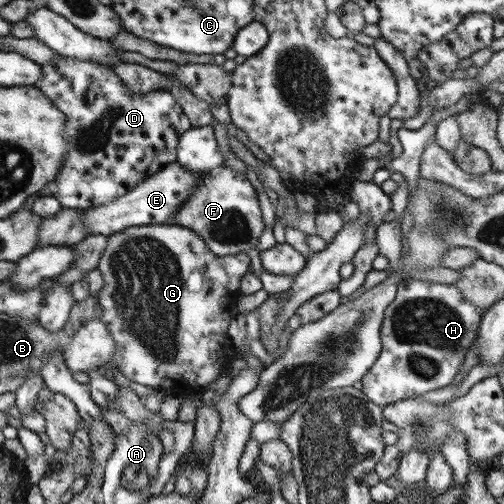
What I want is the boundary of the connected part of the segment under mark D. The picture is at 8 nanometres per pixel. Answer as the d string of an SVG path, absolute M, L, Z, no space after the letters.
M61 57L59 59L53 59L51 63L43 63L39 65L39 72L41 73L40 79L36 81L36 86L47 99L51 101L51 104L60 110L64 114L64 135L66 140L66 154L64 154L63 164L60 165L60 169L56 172L55 178L51 183L52 194L57 202L59 202L62 209L89 209L97 206L108 204L109 202L123 196L127 191L130 191L136 184L142 182L147 178L147 175L154 175L162 166L176 161L176 144L178 143L179 135L182 135L190 126L189 119L185 116L185 113L181 110L180 105L174 99L174 94L171 91L159 91L152 90L151 92L145 92L140 94L130 94L123 86L119 77L114 73L111 66L99 65L87 61L69 59L68 57Z

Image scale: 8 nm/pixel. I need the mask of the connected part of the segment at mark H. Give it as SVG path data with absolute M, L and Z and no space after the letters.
M409 278L399 280L394 299L385 308L380 324L380 353L371 368L361 377L360 392L366 399L382 408L399 400L417 398L424 392L456 381L465 353L476 338L481 317L481 308L466 301L453 284L444 285Z

